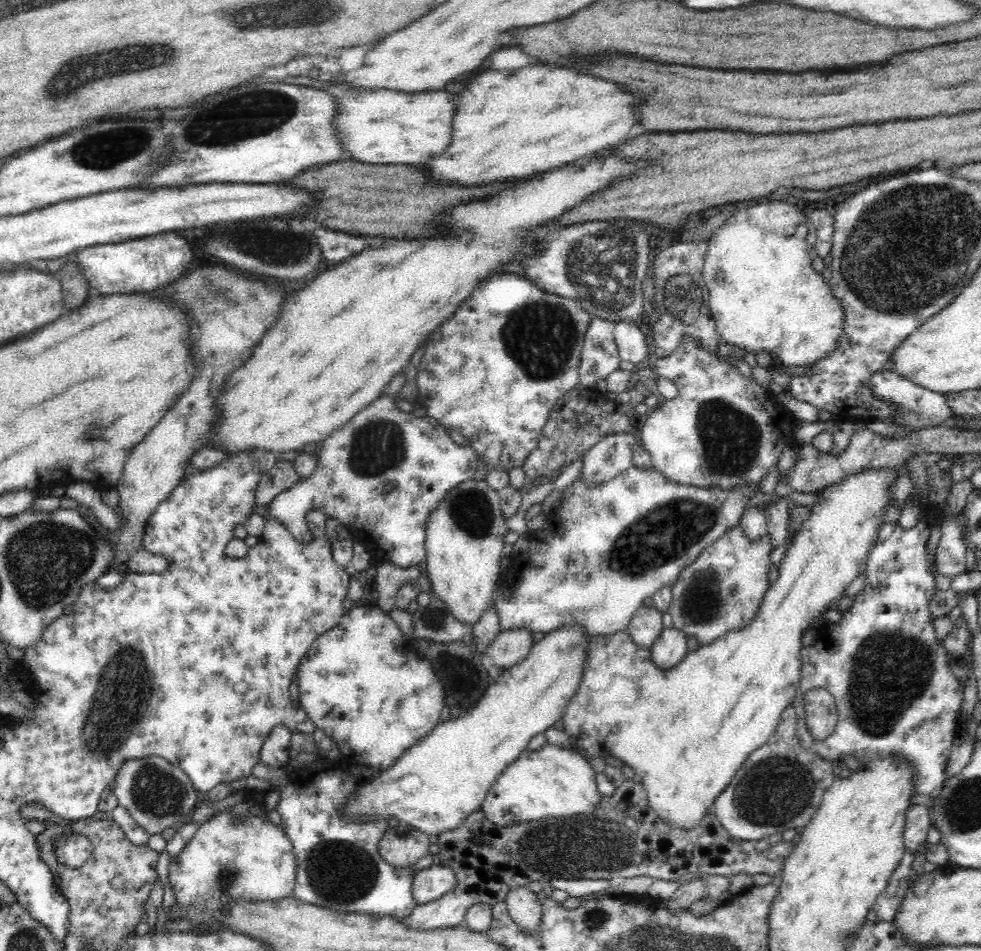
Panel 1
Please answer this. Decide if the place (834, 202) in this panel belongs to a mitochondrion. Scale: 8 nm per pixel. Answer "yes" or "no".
no

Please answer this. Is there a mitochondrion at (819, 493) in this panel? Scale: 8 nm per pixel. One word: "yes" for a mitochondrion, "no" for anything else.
no

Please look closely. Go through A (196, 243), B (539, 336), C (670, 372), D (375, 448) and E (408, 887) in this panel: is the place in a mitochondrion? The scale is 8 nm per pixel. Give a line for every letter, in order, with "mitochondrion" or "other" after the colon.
A: other
B: mitochondrion
C: other
D: mitochondrion
E: other

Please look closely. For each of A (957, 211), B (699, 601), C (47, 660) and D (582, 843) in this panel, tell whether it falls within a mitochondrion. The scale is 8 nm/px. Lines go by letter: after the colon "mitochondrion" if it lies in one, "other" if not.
A: mitochondrion
B: mitochondrion
C: other
D: mitochondrion

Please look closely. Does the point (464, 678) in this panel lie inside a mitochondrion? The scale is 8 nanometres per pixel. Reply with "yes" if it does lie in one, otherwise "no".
yes

